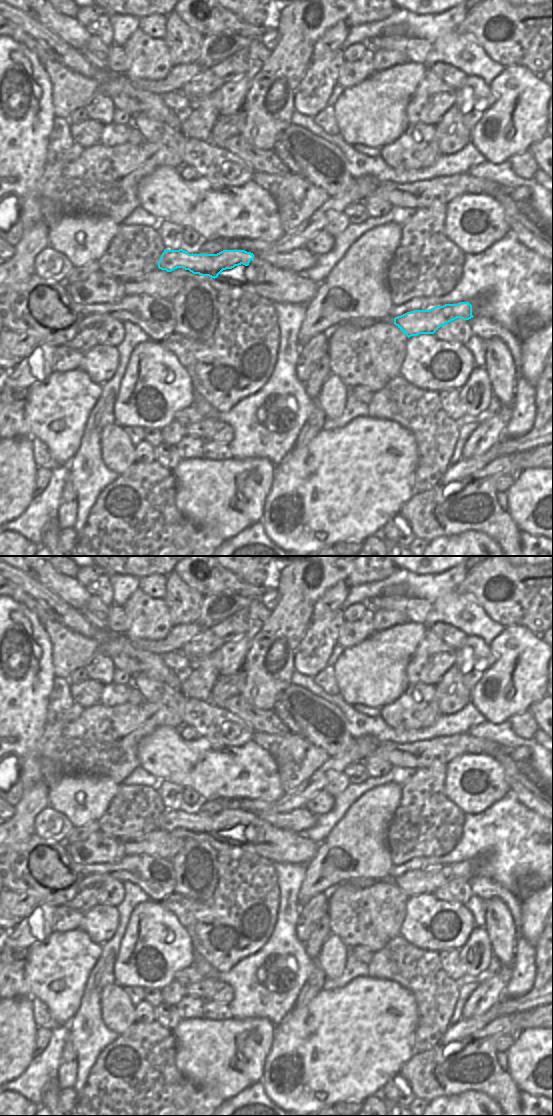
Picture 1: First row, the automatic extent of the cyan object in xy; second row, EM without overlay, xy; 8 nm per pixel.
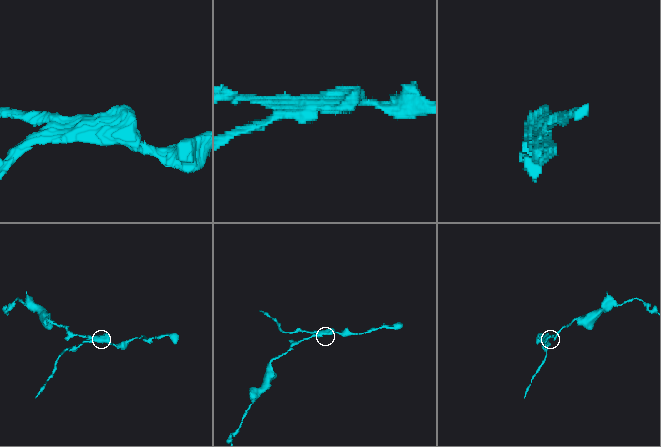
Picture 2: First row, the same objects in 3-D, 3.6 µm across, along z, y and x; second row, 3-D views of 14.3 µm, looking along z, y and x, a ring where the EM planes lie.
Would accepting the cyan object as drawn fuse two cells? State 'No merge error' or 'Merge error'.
Merge error.

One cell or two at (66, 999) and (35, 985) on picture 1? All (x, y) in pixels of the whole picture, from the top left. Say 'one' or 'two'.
one

